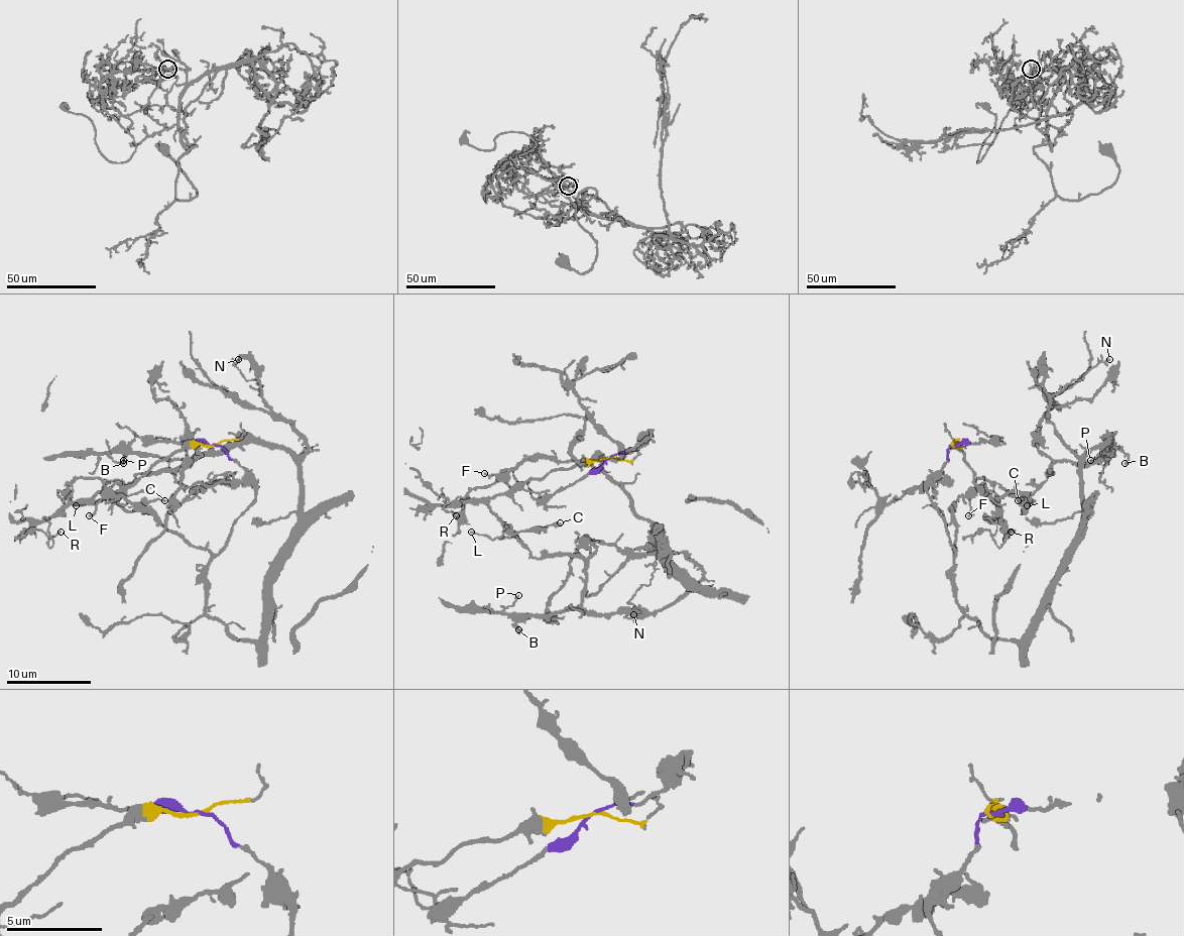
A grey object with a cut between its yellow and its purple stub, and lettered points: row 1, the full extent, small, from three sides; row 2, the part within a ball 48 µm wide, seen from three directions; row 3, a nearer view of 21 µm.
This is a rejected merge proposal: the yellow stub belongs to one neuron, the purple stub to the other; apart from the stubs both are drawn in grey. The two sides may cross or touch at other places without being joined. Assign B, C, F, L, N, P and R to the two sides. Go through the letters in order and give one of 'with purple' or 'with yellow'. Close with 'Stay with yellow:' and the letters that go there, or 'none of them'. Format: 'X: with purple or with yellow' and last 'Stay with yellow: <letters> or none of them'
B: with purple
C: with yellow
F: with purple
L: with yellow
N: with purple
P: with purple
R: with yellow
Stay with yellow: C, L, R

